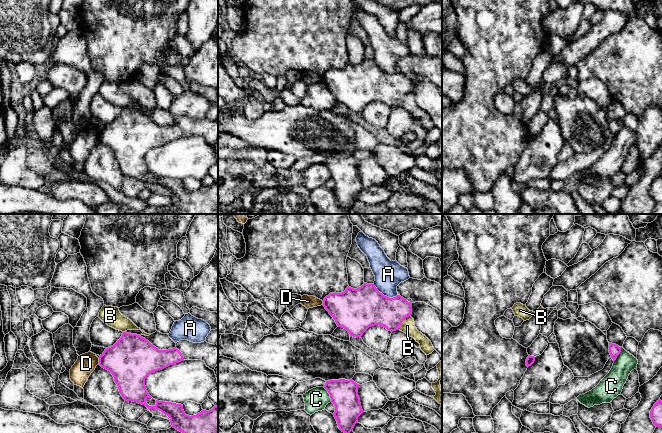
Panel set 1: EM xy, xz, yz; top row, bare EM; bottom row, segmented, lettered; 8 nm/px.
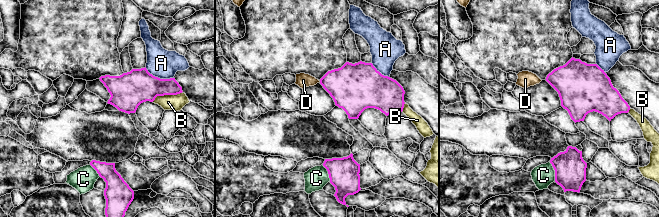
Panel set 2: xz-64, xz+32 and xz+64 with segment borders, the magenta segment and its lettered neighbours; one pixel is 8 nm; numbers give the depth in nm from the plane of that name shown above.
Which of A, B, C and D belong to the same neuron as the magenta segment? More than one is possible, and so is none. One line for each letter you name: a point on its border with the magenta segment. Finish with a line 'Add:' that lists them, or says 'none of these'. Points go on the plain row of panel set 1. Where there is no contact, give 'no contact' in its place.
Add: none of these

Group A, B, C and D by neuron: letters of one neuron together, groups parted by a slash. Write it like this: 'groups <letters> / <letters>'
groups A / B / C / D

